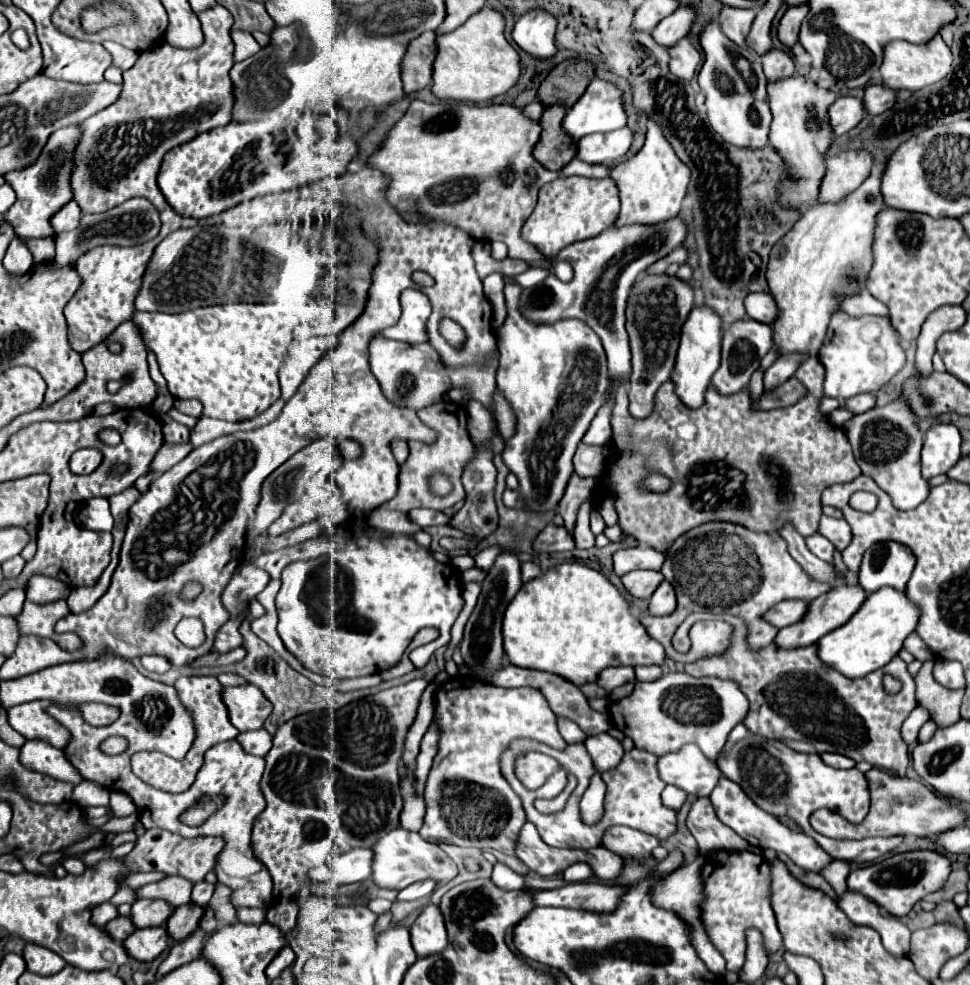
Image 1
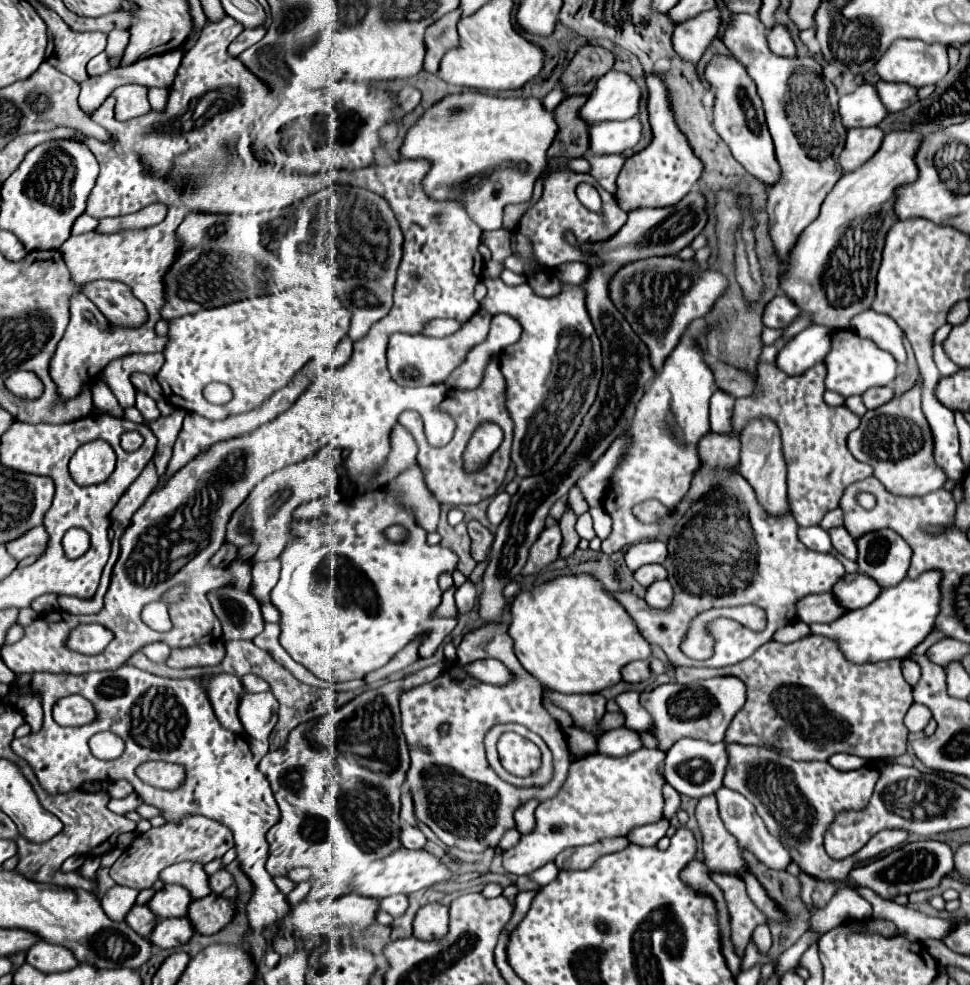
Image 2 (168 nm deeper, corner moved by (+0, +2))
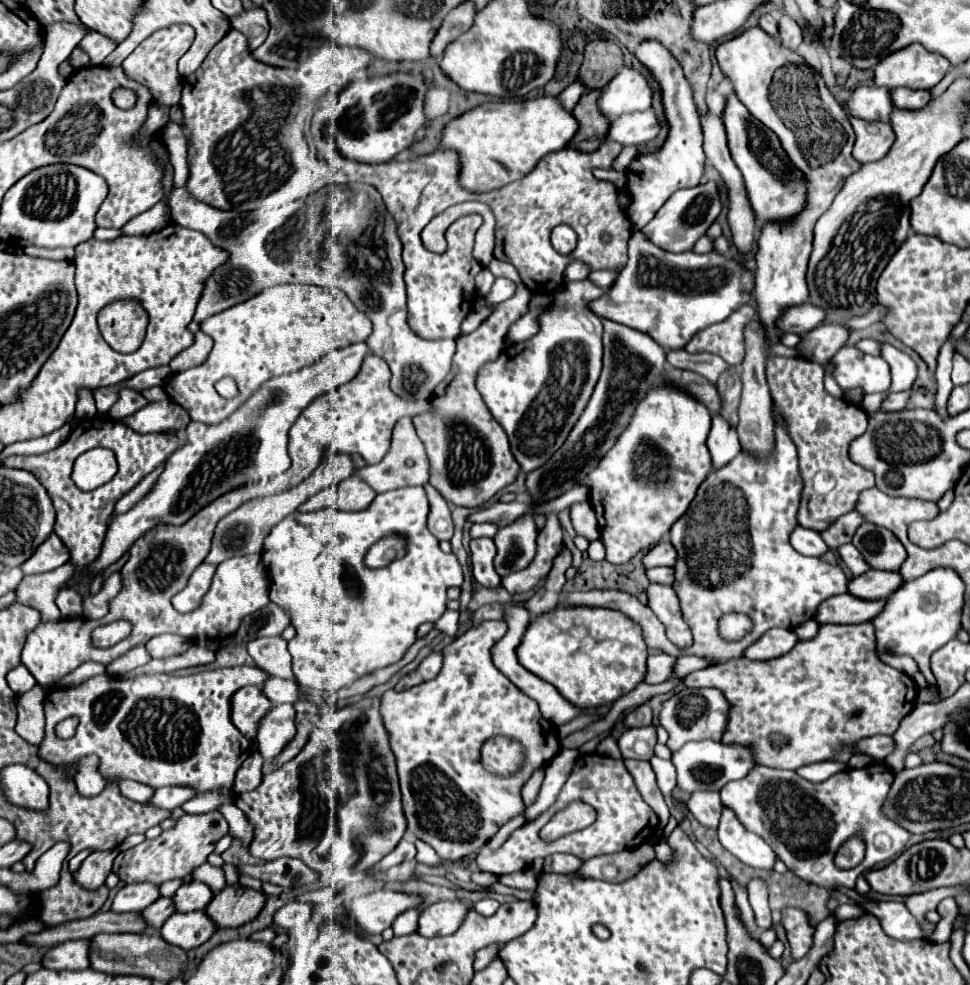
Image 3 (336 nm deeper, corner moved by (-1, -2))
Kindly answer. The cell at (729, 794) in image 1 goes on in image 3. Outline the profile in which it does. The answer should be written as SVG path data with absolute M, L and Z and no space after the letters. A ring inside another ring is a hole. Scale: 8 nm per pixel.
M727 806L723 808L723 816L717 832L719 832L719 842L743 864L761 870L773 870L777 856L771 850L771 846L761 836L755 836L755 832L743 828L735 812L731 812L731 808Z

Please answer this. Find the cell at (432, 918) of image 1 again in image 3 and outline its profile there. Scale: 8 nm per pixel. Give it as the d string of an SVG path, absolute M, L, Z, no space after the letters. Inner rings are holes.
M459 900L453 902L435 902L427 906L419 916L419 934L425 938L447 936L461 926L461 920L467 912L467 906Z

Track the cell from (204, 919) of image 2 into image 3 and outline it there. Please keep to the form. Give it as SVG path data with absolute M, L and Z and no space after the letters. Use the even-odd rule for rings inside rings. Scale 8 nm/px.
M237 884L227 886L217 896L213 896L205 912L217 928L239 928L245 922L257 918L263 904L265 904L263 892Z

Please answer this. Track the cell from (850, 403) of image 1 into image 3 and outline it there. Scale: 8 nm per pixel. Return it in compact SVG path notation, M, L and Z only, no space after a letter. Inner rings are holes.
M891 392L891 394L887 394L887 398L883 400L881 410L885 410L885 412L891 412L891 410L903 410L907 398L909 398L909 392Z

